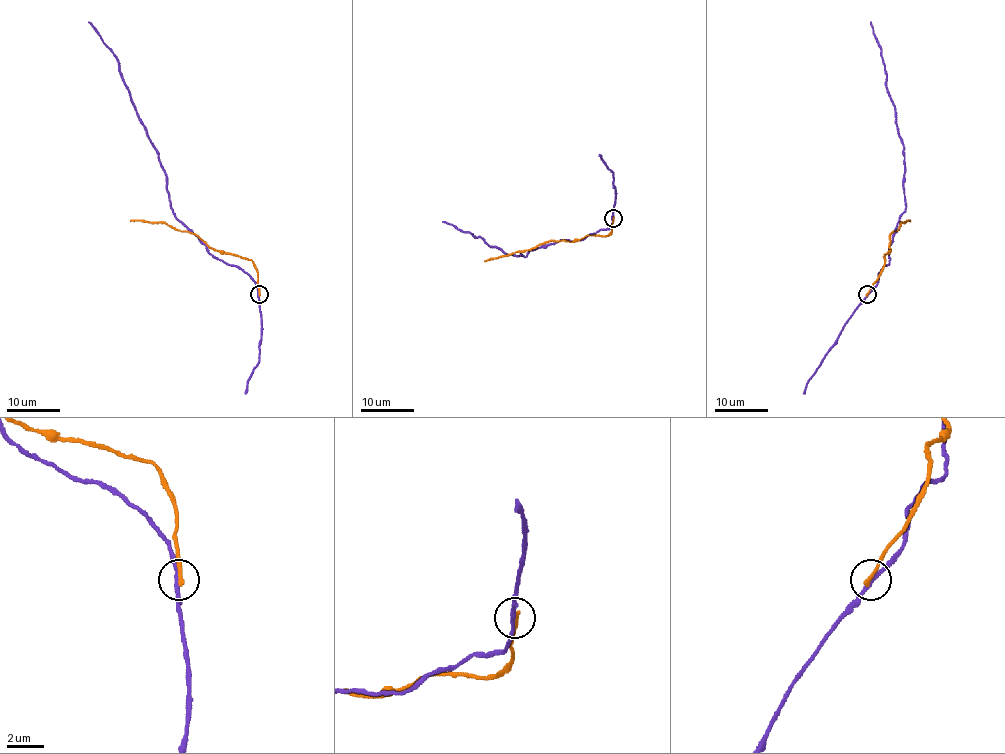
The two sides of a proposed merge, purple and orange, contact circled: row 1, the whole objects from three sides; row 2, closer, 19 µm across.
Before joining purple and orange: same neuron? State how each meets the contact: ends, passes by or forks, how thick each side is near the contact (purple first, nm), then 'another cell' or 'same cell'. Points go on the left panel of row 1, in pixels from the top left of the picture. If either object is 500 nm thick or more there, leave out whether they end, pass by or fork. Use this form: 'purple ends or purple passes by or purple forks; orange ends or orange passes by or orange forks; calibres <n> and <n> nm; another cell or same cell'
purple passes by; orange ends; calibres 200 and 240 nm; another cell

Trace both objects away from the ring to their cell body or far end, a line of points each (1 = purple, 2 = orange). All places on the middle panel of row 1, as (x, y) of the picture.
1: (612, 218), (610, 227), (579, 241), (559, 239), (542, 245), (525, 257), (493, 247), (481, 237), (442, 221)
2: (612, 218), (612, 230), (604, 235), (550, 241), (485, 261)

